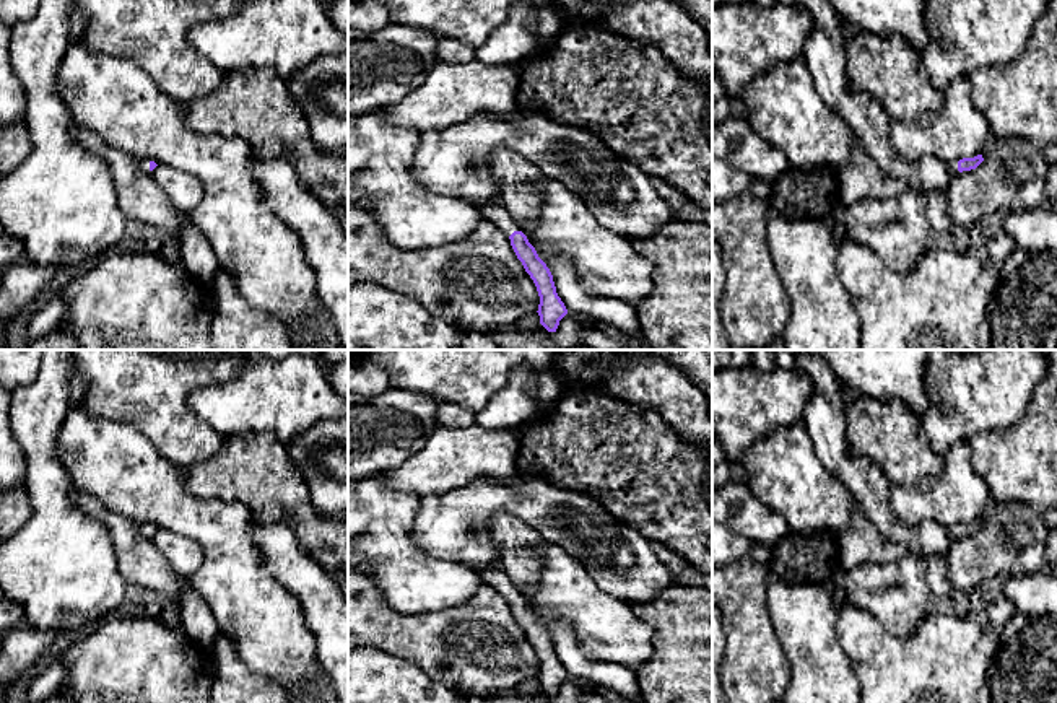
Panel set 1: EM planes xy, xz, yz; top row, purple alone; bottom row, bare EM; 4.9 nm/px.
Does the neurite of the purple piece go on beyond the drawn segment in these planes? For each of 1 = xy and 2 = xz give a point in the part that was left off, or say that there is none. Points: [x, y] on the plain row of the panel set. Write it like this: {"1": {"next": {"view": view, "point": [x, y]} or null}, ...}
{"1": {"next": {"view": "xy", "point": [145, 528]}}, "2": {"next": {"view": "xz", "point": [493, 575]}}}

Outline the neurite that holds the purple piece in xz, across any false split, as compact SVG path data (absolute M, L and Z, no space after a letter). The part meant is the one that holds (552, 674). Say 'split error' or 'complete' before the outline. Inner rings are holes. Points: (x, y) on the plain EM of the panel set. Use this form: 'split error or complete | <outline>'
split error | M483 565L480 574L483 584L494 587L509 600L517 623L522 627L525 636L537 651L540 661L537 675L540 680L540 688L548 696L556 696L559 685L568 679L568 674L556 657L550 633L538 622L535 612L528 607L527 600L520 596L519 589L499 565Z

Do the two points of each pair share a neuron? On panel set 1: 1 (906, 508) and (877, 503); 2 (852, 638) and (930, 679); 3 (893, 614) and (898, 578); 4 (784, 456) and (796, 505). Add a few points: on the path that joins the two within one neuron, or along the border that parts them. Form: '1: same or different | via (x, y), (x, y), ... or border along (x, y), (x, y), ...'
1: different | border along (890, 485), (890, 508), (906, 523), (924, 523)
2: same | via (872, 651), (900, 679), (911, 679)
3: same | via (893, 606), (893, 586)
4: same | via (784, 467), (784, 472), (796, 484), (796, 493)

